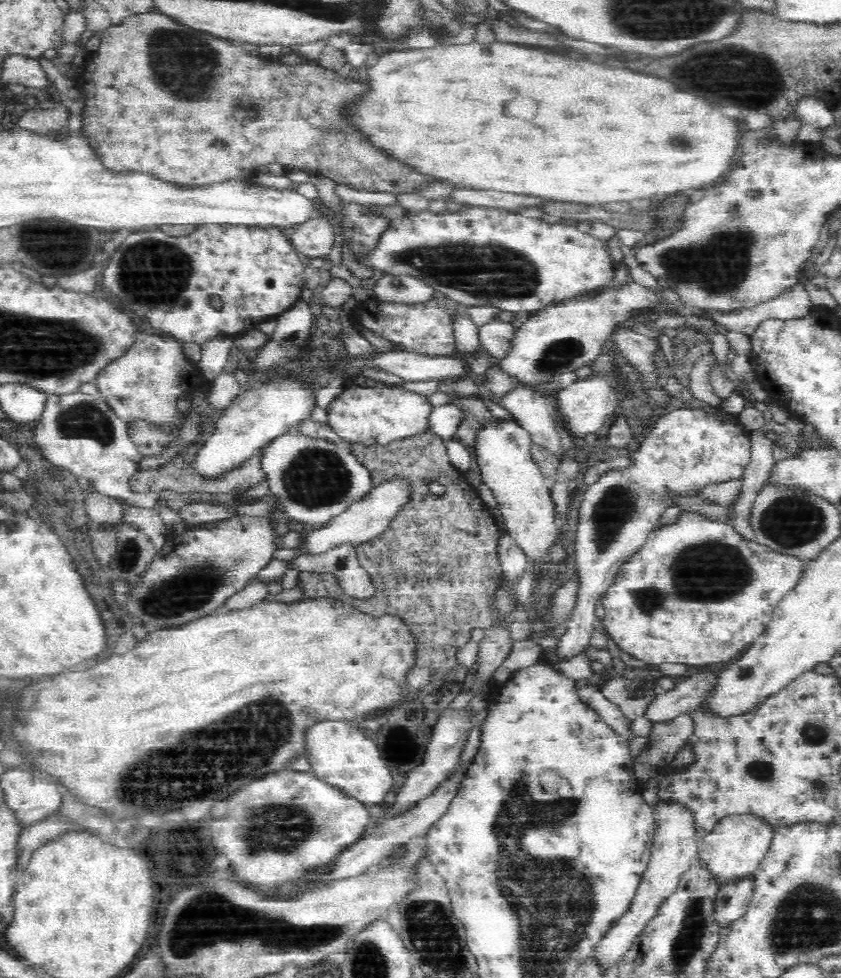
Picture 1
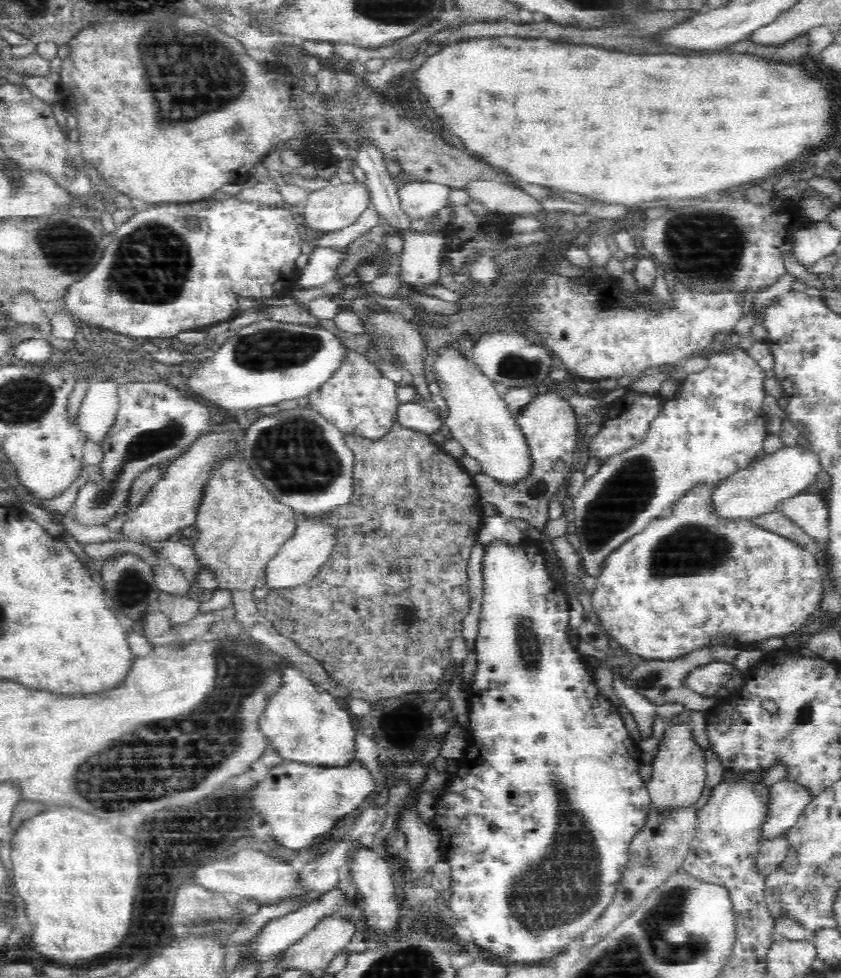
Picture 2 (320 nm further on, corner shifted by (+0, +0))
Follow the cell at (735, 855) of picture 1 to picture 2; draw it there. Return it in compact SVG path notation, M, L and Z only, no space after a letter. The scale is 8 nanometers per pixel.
M779 781L769 787L766 816L758 828L758 842L784 837L800 818L807 804L810 804L810 793L790 781Z

